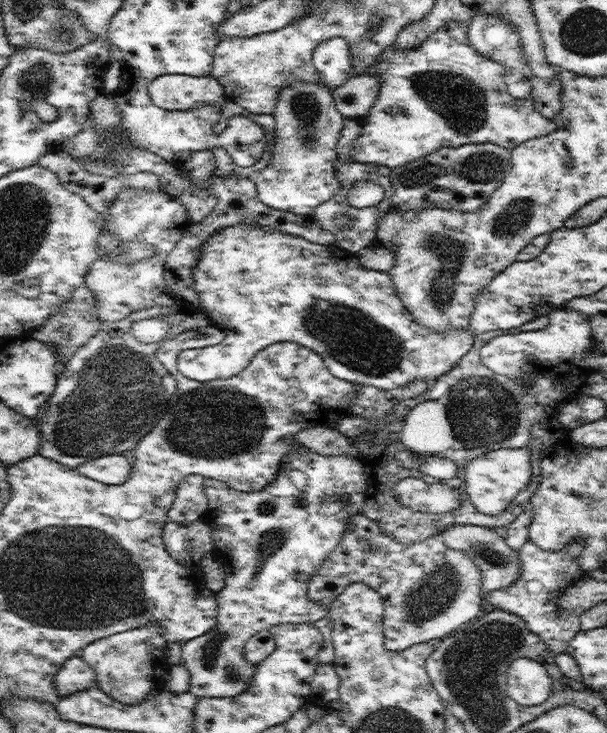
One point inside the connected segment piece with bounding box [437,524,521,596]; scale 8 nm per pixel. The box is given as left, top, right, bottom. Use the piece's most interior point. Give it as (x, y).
(499, 565)

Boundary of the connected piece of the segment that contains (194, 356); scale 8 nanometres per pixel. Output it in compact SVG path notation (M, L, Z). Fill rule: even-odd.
M237 224L237 226L229 226L229 228L223 228L223 230L217 230L213 232L203 244L201 244L201 250L199 250L199 258L197 258L197 264L193 268L193 288L199 296L199 302L201 302L201 308L203 308L203 314L207 314L209 318L209 324L213 324L215 328L219 328L225 336L223 336L223 342L219 344L211 344L207 348L199 348L199 350L183 350L179 352L177 356L177 370L183 374L183 378L191 380L191 382L211 382L211 380L217 380L217 378L233 378L237 376L241 370L245 370L253 356L275 344L275 342L297 342L299 346L307 346L311 348L315 354L321 356L321 360L325 362L325 366L329 368L329 372L343 380L343 382L351 382L351 384L357 384L357 386L377 386L379 390L393 390L393 388L401 388L401 386L407 386L411 382L425 382L425 384L433 384L437 378L441 378L443 374L447 374L449 370L453 370L453 366L457 366L457 362L461 362L461 358L473 348L473 342L475 342L475 334L467 328L467 330L447 330L447 332L433 332L429 328L425 328L423 324L415 322L411 312L403 306L403 302L399 300L397 296L397 290L395 290L395 284L391 280L391 276L387 272L381 272L381 270L369 270L365 268L359 258L351 252L343 252L339 250L335 244L327 244L327 246L317 246L313 242L307 242L303 238L293 238L289 234L283 234L281 230L263 230L261 226L253 226L253 224Z

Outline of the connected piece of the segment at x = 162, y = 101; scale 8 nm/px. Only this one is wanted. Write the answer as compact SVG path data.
M185 74L159 76L149 86L149 96L153 106L169 112L185 112L191 108L221 108L227 100L221 84L211 78L195 78Z

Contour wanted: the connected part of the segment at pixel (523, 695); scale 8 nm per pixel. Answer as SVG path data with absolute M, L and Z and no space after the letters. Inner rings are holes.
M517 658L507 670L507 694L525 708L541 706L551 694L551 684L545 666L535 660Z

